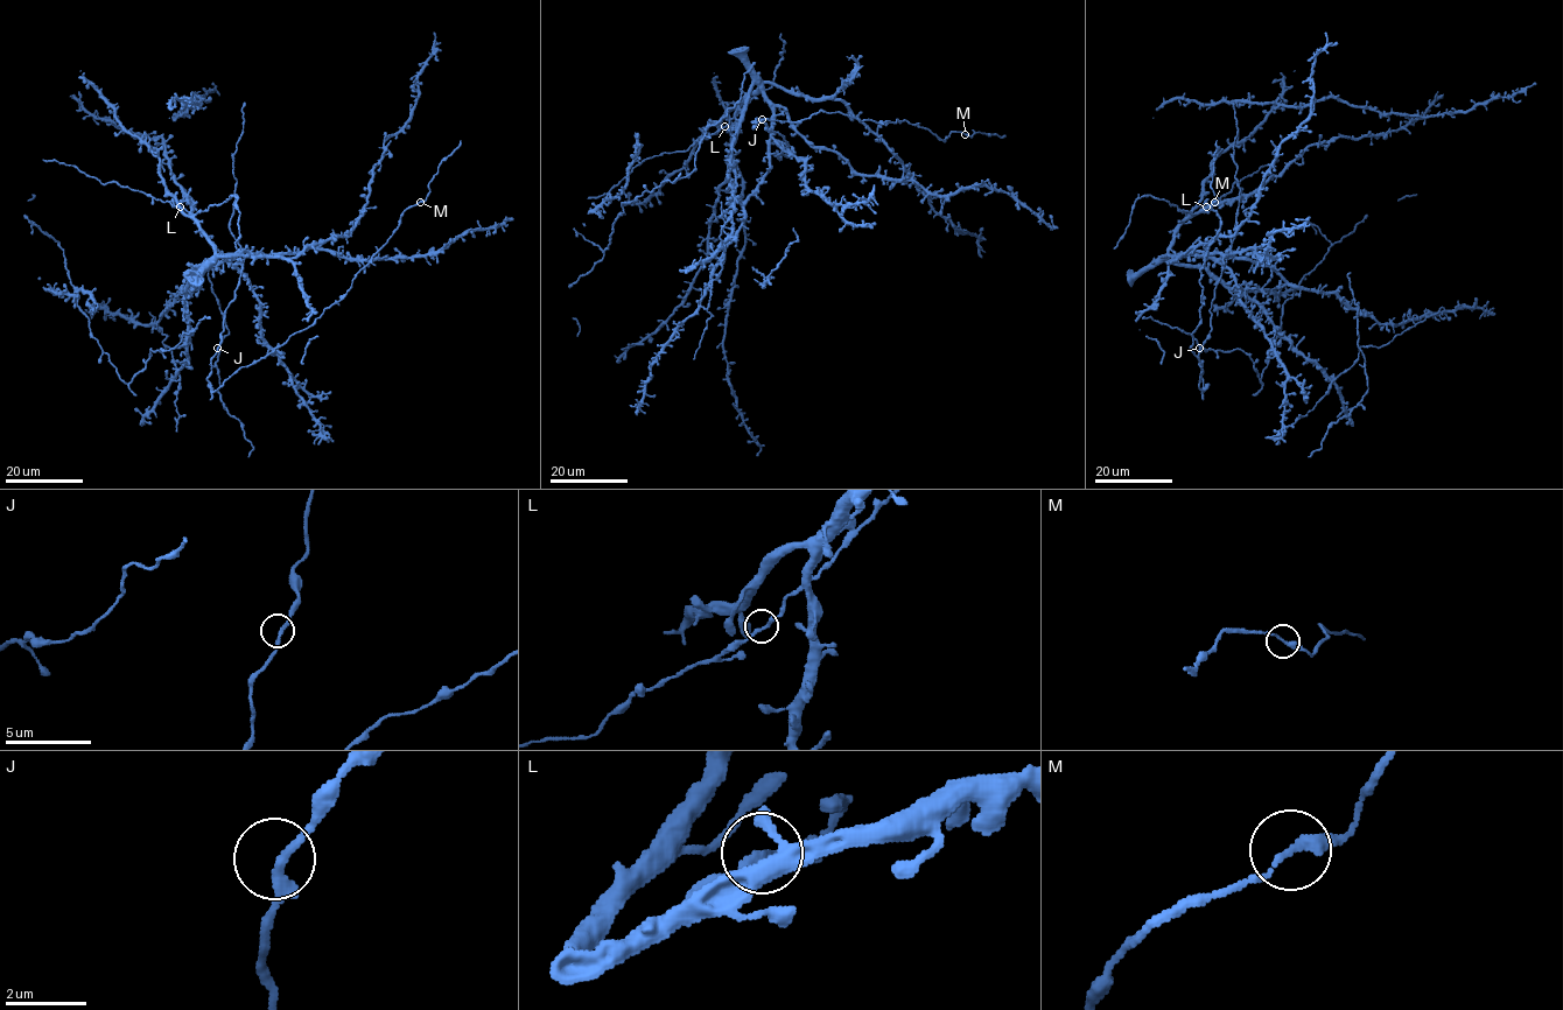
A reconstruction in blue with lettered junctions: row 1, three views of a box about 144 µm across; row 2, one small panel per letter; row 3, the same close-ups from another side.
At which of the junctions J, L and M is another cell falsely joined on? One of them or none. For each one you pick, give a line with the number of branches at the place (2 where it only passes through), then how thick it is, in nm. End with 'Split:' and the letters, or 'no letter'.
Split: no letter

